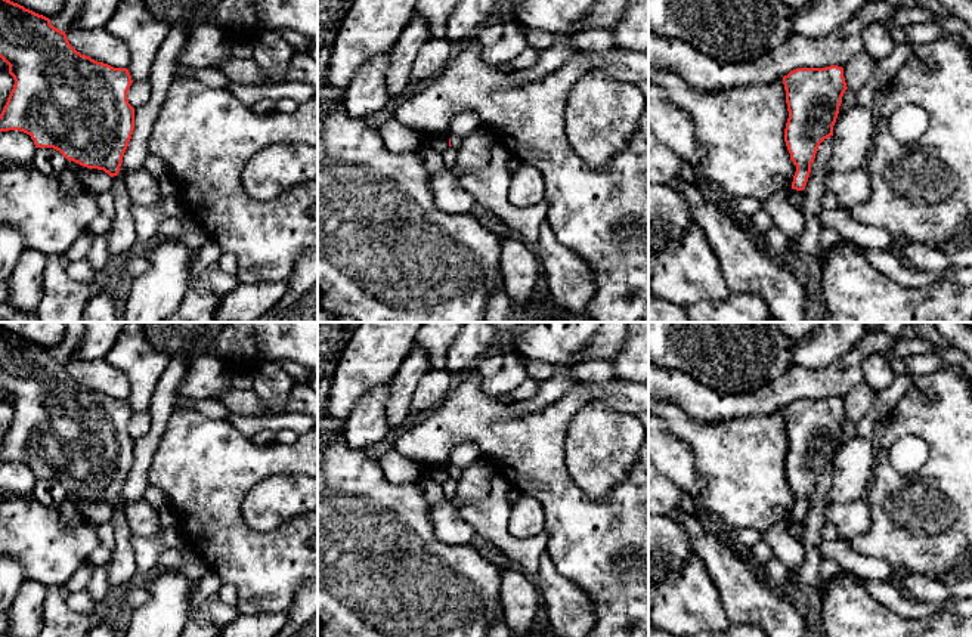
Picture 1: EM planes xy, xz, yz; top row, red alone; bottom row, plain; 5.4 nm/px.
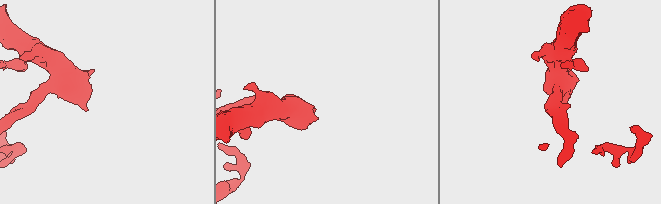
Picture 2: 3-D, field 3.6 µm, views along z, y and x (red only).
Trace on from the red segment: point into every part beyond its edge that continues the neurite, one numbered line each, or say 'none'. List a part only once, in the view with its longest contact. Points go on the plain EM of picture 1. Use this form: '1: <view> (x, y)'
none

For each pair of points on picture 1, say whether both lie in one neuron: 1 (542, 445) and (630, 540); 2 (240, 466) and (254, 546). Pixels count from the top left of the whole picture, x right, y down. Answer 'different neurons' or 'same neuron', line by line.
1: same neuron
2: same neuron

